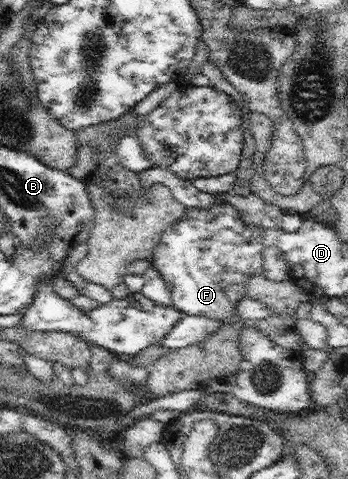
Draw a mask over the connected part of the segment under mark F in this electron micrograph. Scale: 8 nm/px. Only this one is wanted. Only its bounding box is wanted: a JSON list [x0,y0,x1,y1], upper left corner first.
[151,202,266,319]

